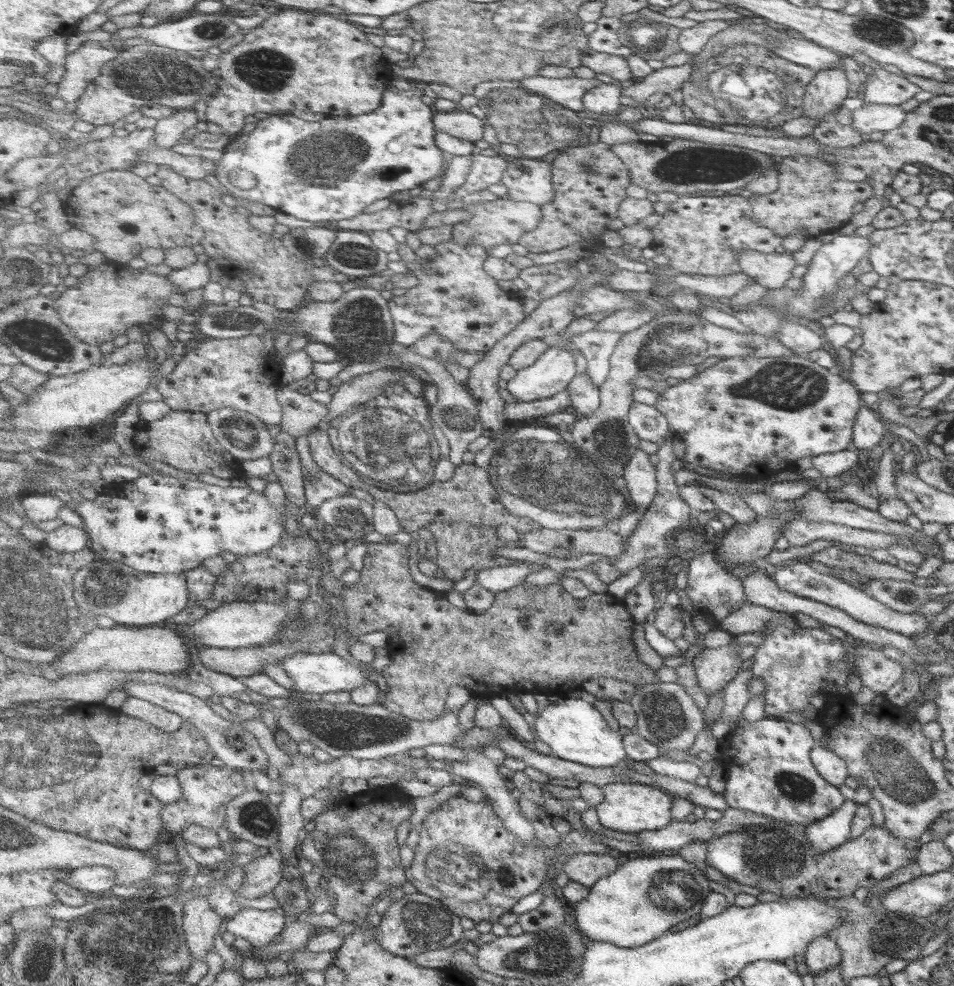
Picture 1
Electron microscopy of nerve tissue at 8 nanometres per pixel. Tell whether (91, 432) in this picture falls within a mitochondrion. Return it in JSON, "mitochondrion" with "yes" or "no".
{"mitochondrion":"no"}

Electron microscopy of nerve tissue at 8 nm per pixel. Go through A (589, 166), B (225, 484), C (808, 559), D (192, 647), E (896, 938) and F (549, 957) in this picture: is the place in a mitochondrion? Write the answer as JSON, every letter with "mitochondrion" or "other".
{"A":"mitochondrion","B":"other","C":"other","D":"other","E":"mitochondrion","F":"mitochondrion"}

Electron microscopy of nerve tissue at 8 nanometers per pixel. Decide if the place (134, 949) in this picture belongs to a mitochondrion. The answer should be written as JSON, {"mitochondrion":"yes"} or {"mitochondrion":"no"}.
{"mitochondrion":"yes"}

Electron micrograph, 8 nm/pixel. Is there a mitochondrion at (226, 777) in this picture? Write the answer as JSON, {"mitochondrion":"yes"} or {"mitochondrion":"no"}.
{"mitochondrion":"no"}

